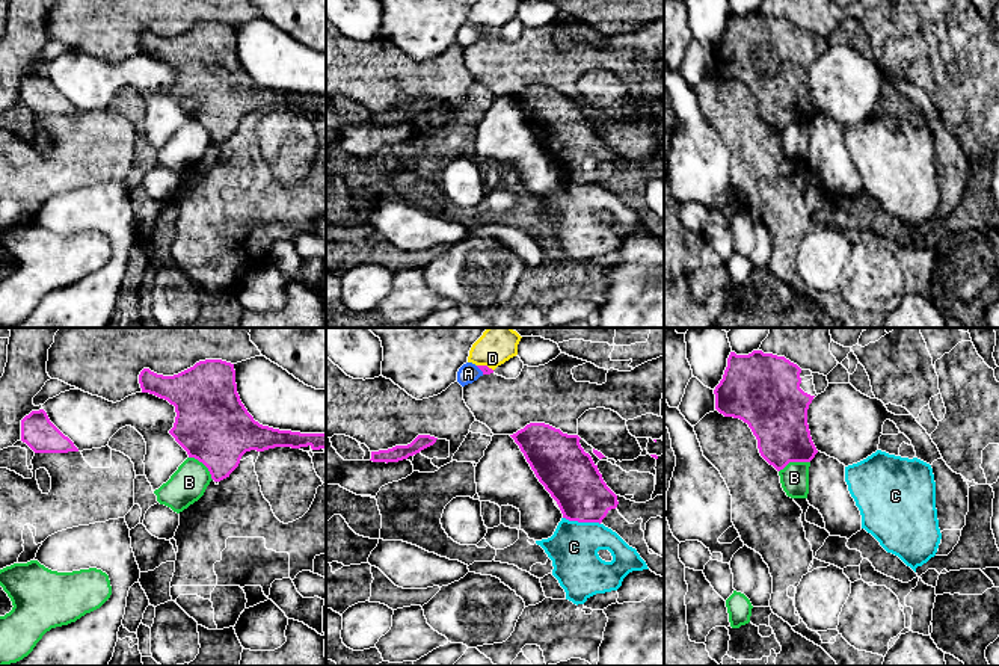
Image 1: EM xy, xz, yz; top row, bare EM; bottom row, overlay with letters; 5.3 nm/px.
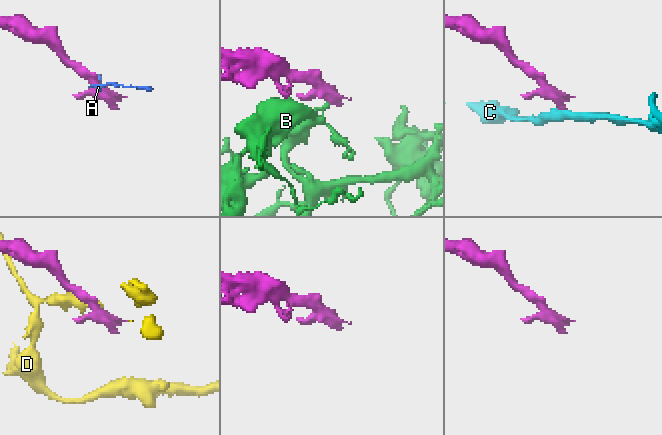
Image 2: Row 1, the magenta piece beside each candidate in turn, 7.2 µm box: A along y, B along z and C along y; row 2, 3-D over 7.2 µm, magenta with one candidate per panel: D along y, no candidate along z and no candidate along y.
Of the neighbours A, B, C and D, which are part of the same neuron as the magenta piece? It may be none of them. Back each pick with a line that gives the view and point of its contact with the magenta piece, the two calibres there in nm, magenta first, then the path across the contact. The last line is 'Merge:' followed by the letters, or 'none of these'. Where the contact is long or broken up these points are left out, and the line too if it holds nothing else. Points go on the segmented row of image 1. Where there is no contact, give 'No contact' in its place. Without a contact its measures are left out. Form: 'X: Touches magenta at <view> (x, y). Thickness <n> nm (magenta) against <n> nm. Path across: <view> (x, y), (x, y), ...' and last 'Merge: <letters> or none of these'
Merge: none of these

